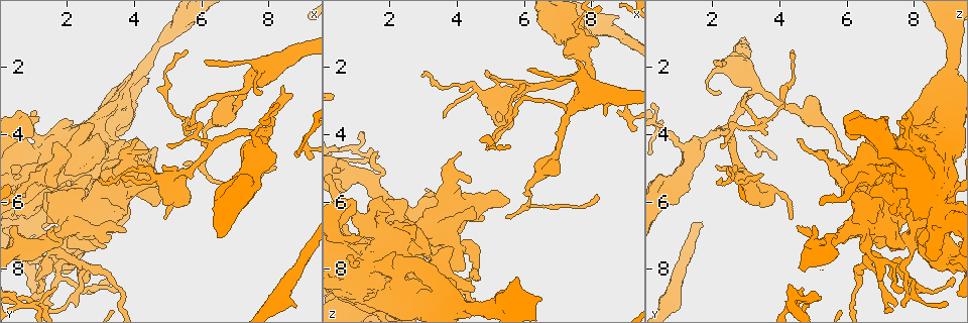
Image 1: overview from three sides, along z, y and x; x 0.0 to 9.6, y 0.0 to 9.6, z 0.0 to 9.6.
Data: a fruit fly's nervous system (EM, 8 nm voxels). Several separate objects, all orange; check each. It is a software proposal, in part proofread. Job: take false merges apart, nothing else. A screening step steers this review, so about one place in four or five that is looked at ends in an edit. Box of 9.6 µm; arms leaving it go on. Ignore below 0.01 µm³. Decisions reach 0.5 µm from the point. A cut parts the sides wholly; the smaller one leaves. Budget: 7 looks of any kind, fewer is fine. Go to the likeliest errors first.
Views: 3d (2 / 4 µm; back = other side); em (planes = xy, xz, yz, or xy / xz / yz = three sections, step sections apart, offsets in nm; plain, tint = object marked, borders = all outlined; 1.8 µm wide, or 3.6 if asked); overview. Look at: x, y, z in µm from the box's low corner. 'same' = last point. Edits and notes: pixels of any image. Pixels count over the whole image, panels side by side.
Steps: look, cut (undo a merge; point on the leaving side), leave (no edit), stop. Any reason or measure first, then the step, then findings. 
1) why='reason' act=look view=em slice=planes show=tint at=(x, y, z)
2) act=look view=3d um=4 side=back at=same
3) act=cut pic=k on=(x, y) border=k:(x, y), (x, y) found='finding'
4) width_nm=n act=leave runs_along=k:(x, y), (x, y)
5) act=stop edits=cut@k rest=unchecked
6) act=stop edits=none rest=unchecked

act=look view=em slice=xz step=16 show=tint at=(1.15, 9.00, 4.65)

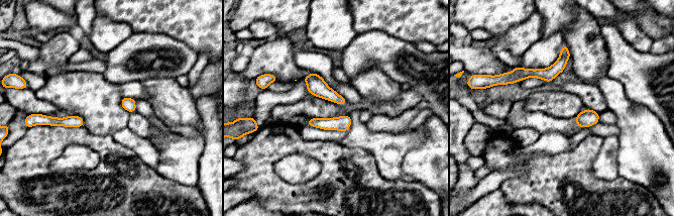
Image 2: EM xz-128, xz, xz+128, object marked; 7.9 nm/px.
why='another direction' act=look view=em slice=planes show=tint at=same

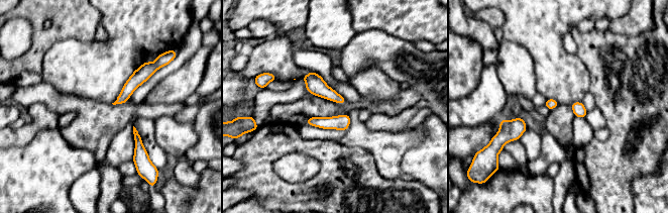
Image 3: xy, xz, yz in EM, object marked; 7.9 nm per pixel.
act=leave runs_along=3:(154, 67), (148, 69), (118, 101) found='continuous, no second cell'

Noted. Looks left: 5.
why='sudden change in width' act=look view=em um=3.6 slice=xz step=16 show=tint at=(4.00, 2.35, 9.05)

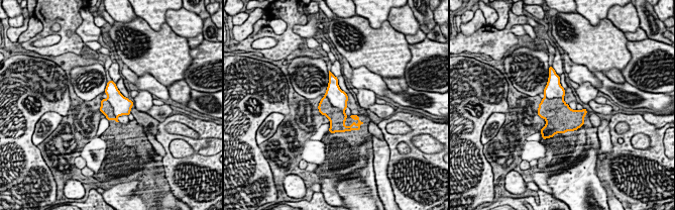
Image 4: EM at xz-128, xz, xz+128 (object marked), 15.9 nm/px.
act=cut pic=4 on=(337, 117) border=4:(325, 96), (333, 105), (344, 112) found='two cells meet here'

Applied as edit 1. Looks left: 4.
why='four-way junction' act=look view=3d um=4 at=(5.40, 5.10, 2.90)

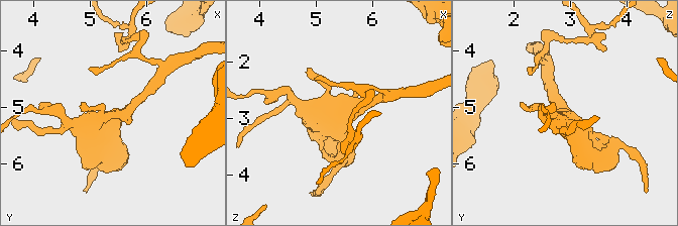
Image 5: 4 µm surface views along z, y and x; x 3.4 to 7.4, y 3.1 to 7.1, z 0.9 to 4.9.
act=look view=em slice=xz step=8 show=tint at=(5.40, 5.10, 2.85)

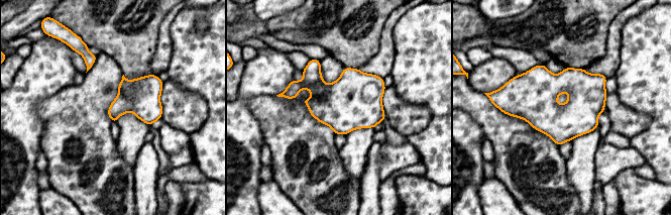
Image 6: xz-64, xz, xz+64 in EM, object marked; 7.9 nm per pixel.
why='cut it another way' act=look view=em slice=xy step=16 show=borders at=same

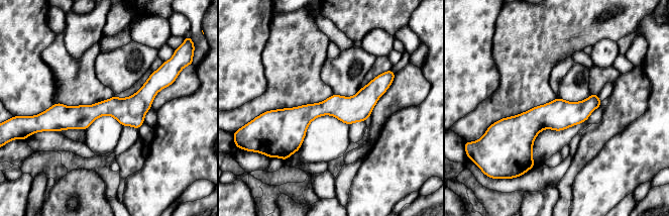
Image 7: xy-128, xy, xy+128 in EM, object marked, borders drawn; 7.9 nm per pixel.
act=leave runs_along=7:(386, 83), (357, 107), (271, 117) found='one cell here'

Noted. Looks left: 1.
act=stop edits=cut@4 rest=unchecked

